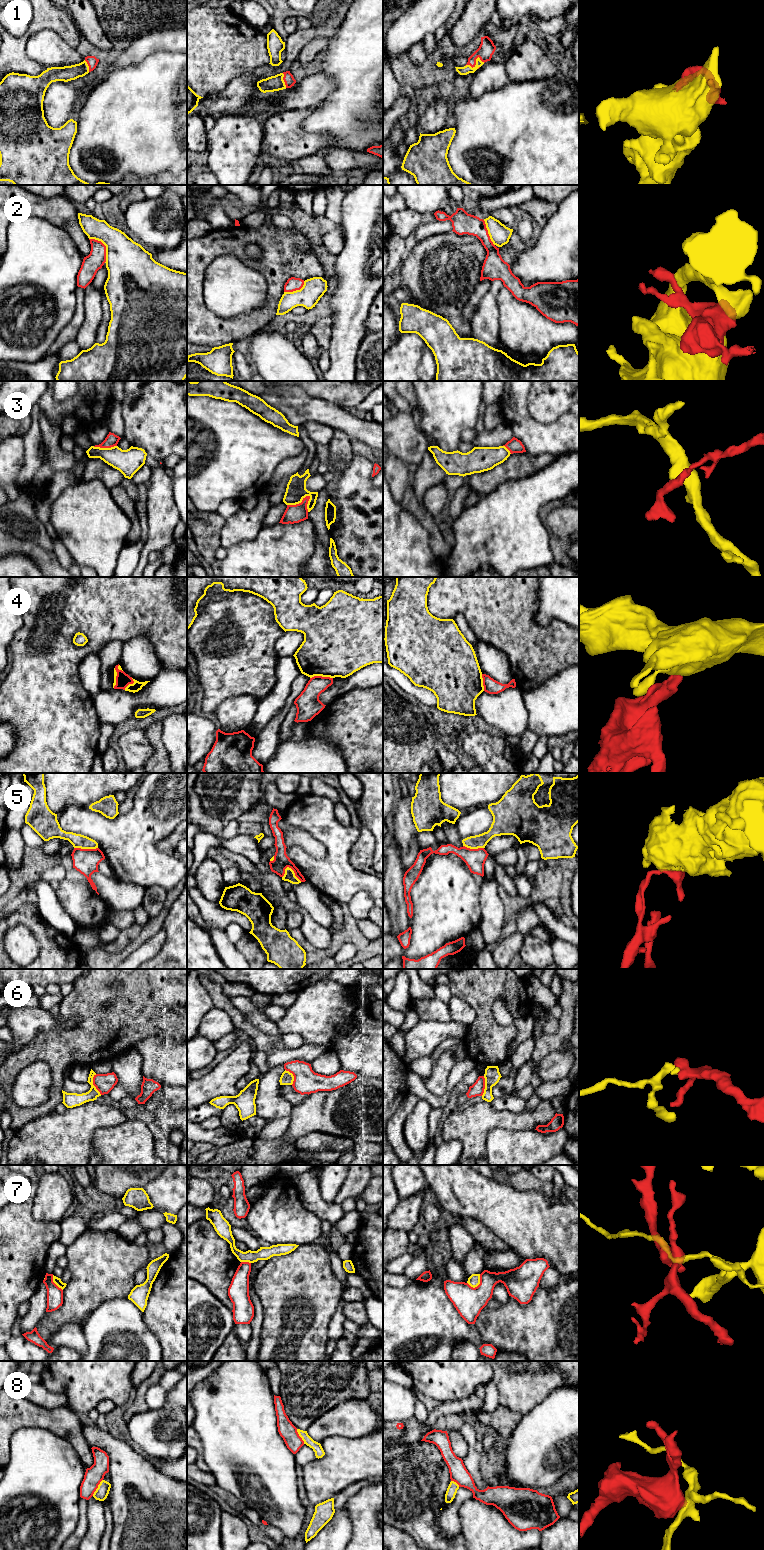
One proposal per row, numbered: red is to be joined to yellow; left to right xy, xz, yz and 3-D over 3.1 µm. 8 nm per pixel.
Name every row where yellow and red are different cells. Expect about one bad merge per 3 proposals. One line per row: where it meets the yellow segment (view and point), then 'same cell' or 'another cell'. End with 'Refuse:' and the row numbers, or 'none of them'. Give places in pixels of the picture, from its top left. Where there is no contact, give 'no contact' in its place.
1: contact yz (476, 63); same cell
2: contact xy (105, 245); another cell
3: contact xz (298, 503); another cell
4: contact xz (321, 675); another cell
5: contact xz (293, 872); another cell
6: contact xy (92, 1084); another cell
7: contact yz (477, 1285); another cell
8: contact xy (98, 1487); another cell
Refuse: 2, 3, 4, 5, 6, 7, 8

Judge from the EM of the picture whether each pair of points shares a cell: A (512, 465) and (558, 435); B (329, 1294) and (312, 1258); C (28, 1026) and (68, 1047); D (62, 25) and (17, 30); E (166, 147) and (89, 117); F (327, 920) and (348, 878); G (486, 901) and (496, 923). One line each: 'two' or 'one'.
A: two
B: one
C: two
D: two
E: one
F: two
G: one

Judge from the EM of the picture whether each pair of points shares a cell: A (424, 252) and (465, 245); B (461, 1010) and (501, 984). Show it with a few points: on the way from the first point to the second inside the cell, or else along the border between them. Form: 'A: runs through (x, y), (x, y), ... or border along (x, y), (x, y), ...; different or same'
A: runs through (434, 252), (455, 252); same
B: border along (452, 994), (474, 1011), (475, 1020), (469, 1027); different

